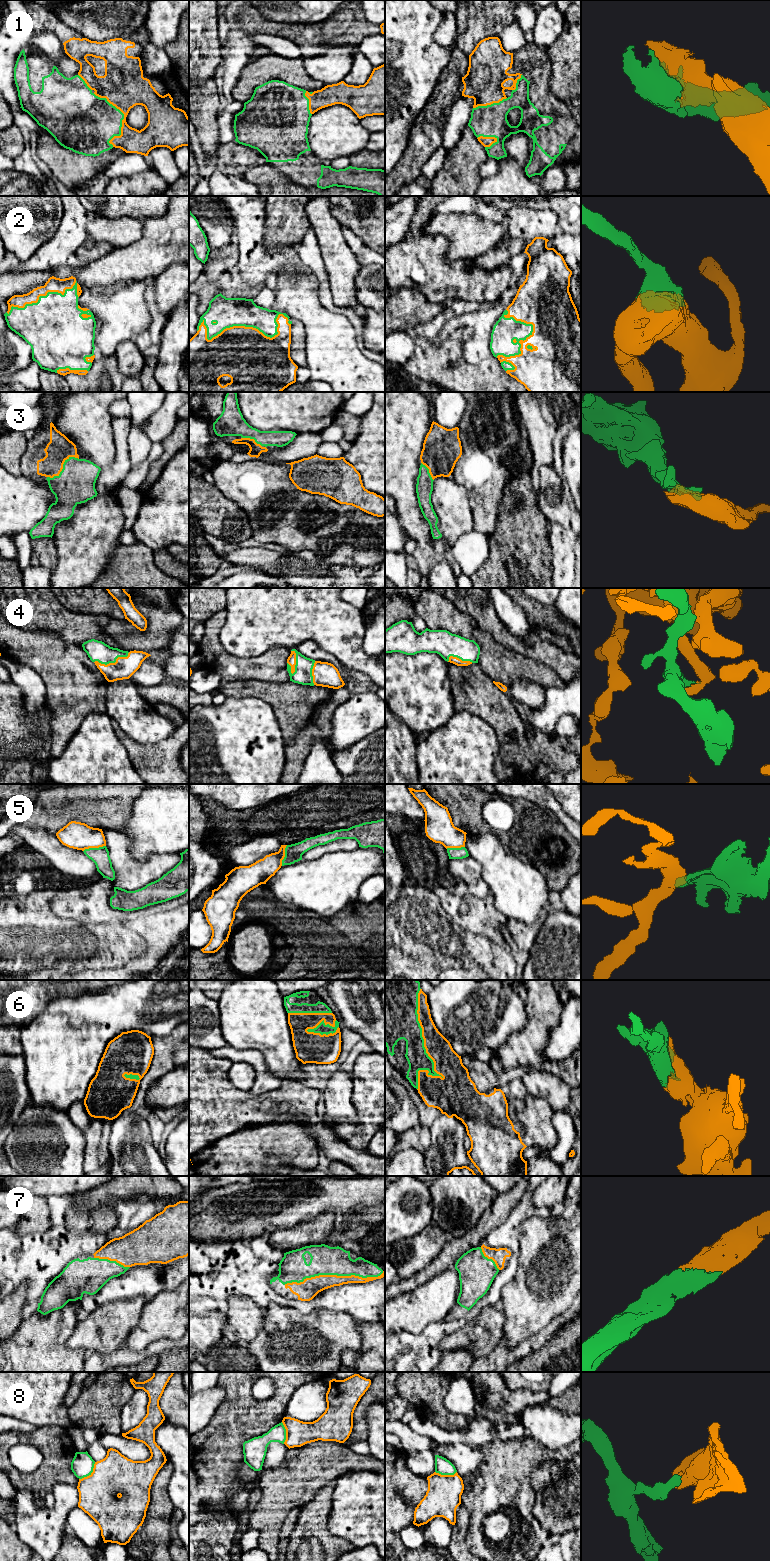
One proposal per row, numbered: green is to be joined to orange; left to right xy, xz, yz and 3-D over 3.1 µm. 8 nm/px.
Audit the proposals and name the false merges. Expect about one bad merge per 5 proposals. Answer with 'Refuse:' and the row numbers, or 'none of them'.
Refuse: 5, 8

